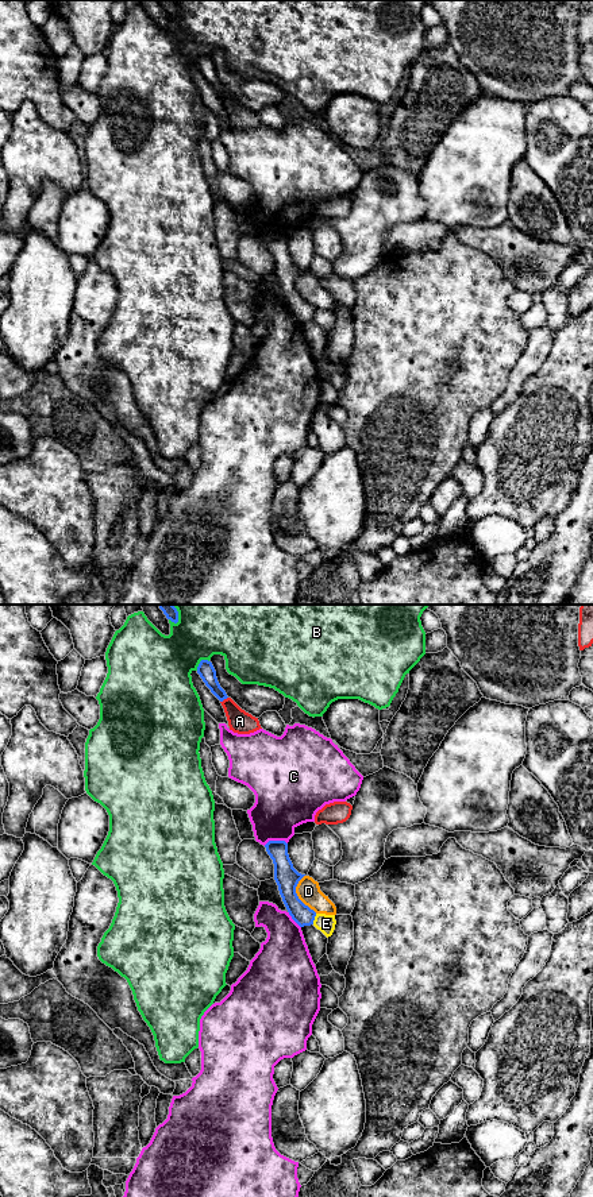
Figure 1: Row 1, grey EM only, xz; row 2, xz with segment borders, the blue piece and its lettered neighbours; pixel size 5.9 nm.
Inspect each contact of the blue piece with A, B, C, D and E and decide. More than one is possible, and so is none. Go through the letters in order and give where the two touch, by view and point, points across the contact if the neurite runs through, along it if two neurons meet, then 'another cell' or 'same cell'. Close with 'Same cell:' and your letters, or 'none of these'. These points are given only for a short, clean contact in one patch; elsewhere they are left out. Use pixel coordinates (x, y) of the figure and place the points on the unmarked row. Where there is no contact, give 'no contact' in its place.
A: xz (223, 95) | another cell
B: xz (200, 57) | another cell
C: xz (274, 236) | another cell
D: xz (296, 290) | another cell
E: xz (314, 315) | along xz (316, 309), (312, 319) | another cell
Same cell: none of these

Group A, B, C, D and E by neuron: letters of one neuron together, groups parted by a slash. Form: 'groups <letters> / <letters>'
groups A E / B / C / D

